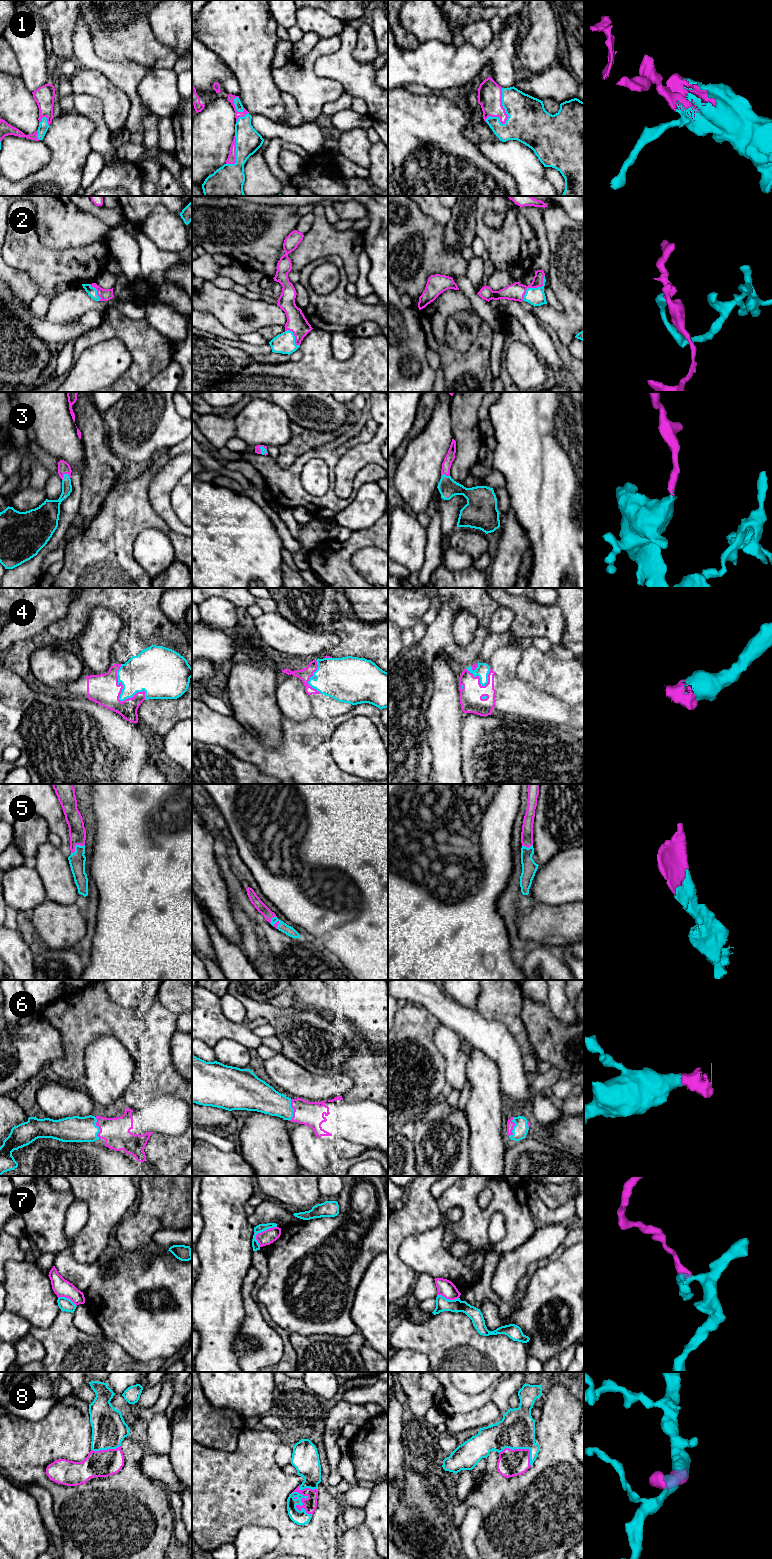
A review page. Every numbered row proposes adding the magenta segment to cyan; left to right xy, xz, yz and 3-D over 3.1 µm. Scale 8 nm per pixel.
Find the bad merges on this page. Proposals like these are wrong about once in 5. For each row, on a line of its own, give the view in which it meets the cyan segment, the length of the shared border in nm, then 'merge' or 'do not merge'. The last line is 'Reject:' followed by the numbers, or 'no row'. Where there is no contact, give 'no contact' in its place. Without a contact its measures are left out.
1: contact in yz; length 300 nm; merge
2: contact in yz; length 260 nm; merge
3: contact in xy; length 80 nm; merge
4: contact in xy; length 360 nm; merge
5: contact in xy; length 130 nm; merge
6: contact in xy; length 180 nm; merge
7: contact in xz; length 220 nm; do not merge
8: contact in xz; length 240 nm; merge
Reject: 7

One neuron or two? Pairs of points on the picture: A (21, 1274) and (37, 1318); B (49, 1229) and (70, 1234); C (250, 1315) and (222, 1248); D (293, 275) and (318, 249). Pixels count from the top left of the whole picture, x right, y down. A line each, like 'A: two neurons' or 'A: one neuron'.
A: one neuron
B: two neurons
C: two neurons
D: two neurons

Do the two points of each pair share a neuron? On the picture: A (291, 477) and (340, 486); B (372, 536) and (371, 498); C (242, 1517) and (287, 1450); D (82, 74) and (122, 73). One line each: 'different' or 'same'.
A: different
B: different
C: different
D: different

